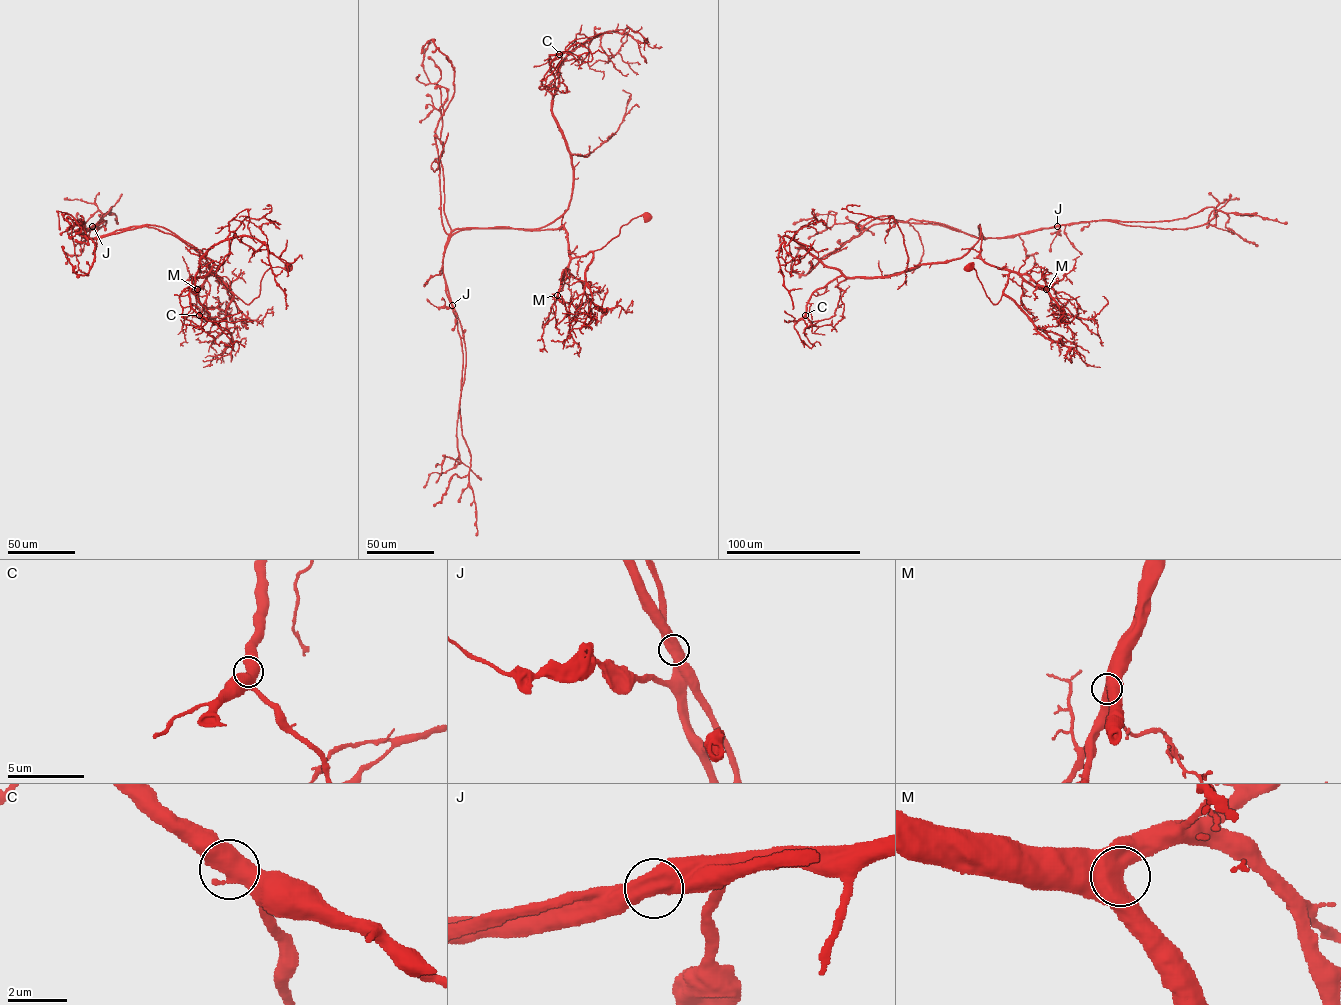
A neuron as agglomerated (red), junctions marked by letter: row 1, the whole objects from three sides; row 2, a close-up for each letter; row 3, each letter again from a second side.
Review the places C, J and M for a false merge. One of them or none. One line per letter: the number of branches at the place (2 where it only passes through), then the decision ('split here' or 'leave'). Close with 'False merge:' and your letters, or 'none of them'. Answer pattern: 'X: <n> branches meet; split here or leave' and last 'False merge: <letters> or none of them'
C: 2 branches meet; leave
J: 2 branches meet; split here
M: 2 branches meet; leave
False merge: J

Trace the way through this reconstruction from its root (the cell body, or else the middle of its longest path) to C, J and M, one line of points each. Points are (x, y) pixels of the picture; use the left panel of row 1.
C: (288, 268), (270, 267), (246, 304), (178, 239), (128, 228), (164, 227), (213, 263), (193, 277), (199, 315)
J: (288, 268), (270, 267), (259, 296), (246, 304), (202, 256), (174, 236), (142, 226), (85, 238), (92, 226)
M: (288, 268), (271, 267), (267, 270), (260, 281), (259, 295), (248, 304), (212, 272), (197, 289)

